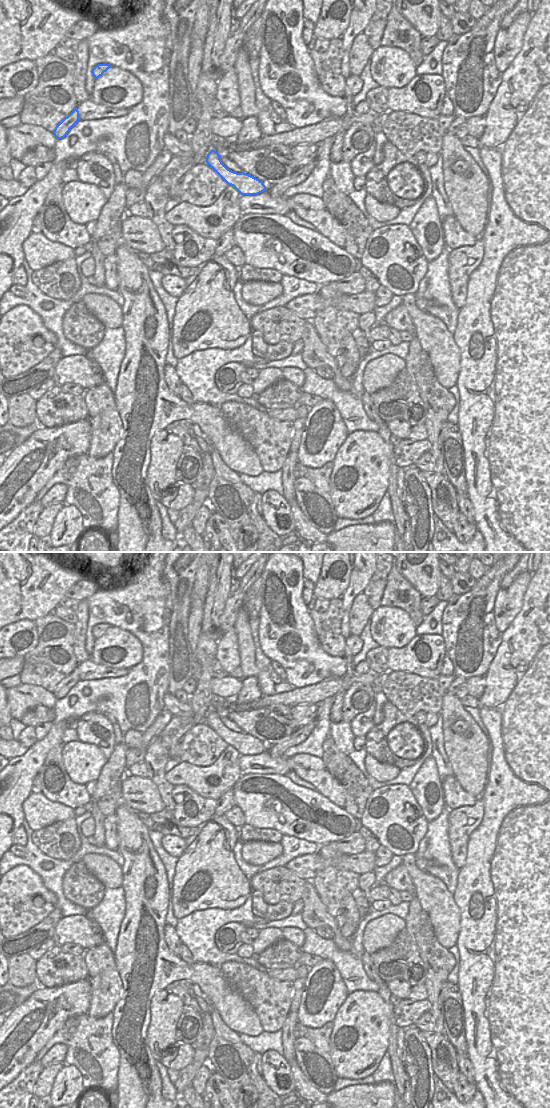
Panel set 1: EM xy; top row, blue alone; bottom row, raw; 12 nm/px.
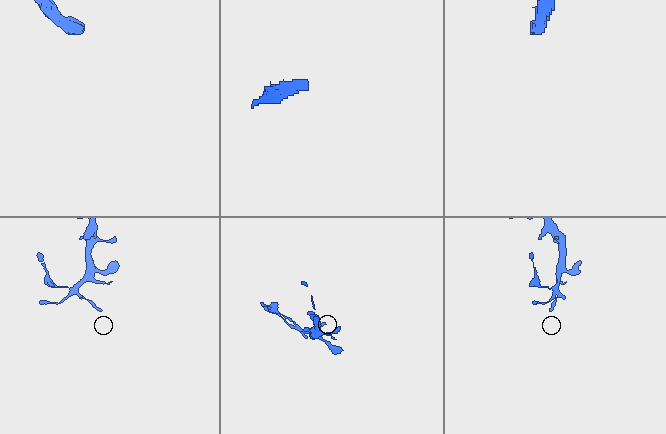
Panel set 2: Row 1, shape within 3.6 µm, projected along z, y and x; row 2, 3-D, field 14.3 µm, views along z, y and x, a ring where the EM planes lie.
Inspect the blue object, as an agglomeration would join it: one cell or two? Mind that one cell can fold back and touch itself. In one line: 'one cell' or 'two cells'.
one cell

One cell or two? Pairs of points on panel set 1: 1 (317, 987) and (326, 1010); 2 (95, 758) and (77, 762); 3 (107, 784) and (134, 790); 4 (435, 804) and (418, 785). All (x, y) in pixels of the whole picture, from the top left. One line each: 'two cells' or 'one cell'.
1: one cell
2: one cell
3: two cells
4: one cell

